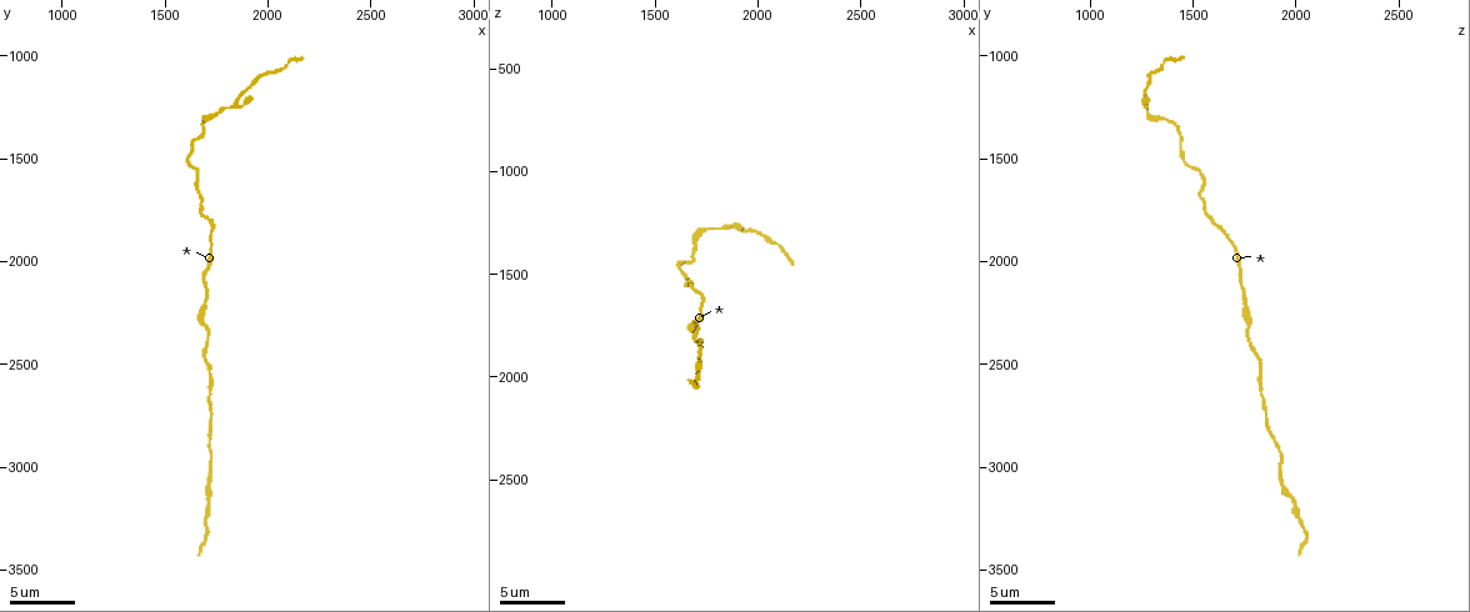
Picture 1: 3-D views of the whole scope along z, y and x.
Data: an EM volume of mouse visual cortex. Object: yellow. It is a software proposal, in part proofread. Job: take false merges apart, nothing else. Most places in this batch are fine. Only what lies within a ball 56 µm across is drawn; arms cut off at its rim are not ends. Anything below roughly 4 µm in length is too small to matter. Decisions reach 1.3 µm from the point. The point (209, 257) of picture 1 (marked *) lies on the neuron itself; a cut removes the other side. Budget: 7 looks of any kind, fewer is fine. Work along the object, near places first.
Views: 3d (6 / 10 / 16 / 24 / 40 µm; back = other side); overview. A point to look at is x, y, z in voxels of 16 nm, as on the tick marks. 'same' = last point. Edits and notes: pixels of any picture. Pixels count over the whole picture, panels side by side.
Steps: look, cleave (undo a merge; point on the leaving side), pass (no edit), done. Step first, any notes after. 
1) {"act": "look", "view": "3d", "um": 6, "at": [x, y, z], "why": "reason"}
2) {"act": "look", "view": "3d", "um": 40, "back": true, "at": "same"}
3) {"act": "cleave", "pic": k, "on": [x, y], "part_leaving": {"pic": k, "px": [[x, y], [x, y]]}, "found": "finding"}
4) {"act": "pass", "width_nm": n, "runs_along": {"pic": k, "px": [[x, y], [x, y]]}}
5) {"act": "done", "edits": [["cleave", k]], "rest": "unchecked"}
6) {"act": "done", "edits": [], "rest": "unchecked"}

{"act": "look", "view": "3d", "um": 10, "at": [1730, 2750, 1850], "why": "a narrow waist"}

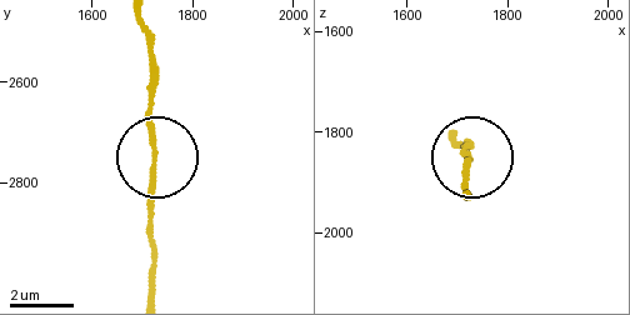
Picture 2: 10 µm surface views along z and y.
{"act": "pass", "found": "one neuron here"}

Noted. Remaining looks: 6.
{"act": "look", "view": "3d", "um": 10, "at": [1690, 2310, 1760], "why": "thick turns thin"}

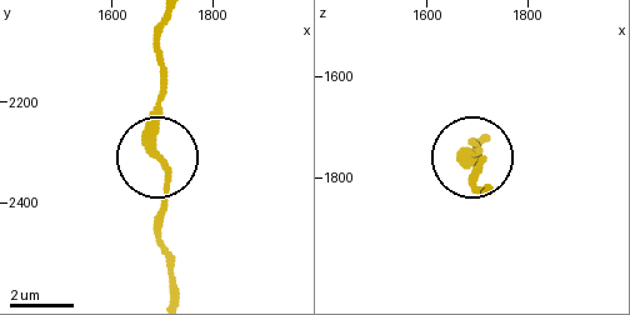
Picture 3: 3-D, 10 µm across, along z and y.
{"act": "look", "view": "3d", "um": 6, "at": [1695, 2310, 1765]}

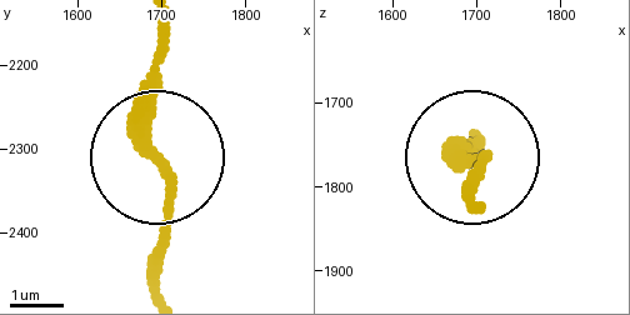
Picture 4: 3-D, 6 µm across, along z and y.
{"act": "pass", "runs_along": {"pic": 4, "px": [[158, 31], [149, 139], [171, 205], [158, 286]]}, "found": "one neuron here"}

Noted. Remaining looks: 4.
{"act": "look", "view": "3d", "um": 10, "at": [1790, 1260, 1270], "why": "narrows sharply"}

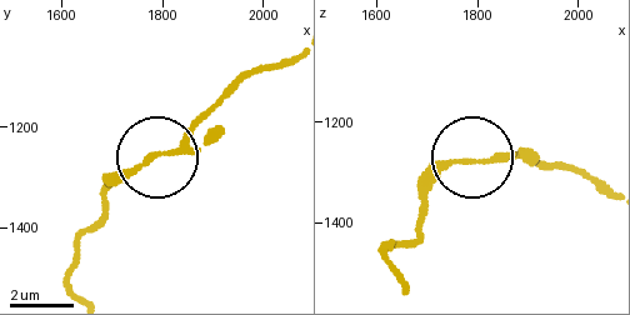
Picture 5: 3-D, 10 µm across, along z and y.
{"act": "look", "view": "3d", "um": 6, "at": [1790, 1255, 1280], "why": "zoom in"}

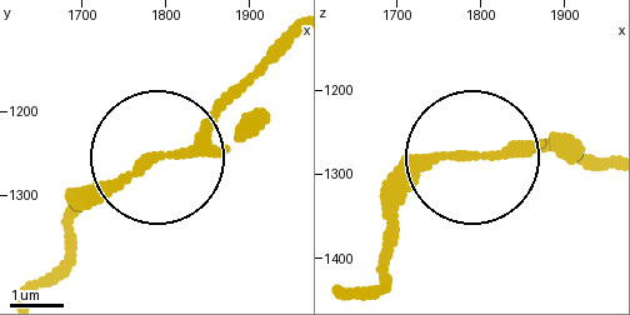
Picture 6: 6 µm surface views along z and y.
{"act": "pass", "width_nm": 160, "found": "continuous, no second neuron"}

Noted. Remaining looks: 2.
{"act": "done", "edits": [], "rest": "unchecked"}

